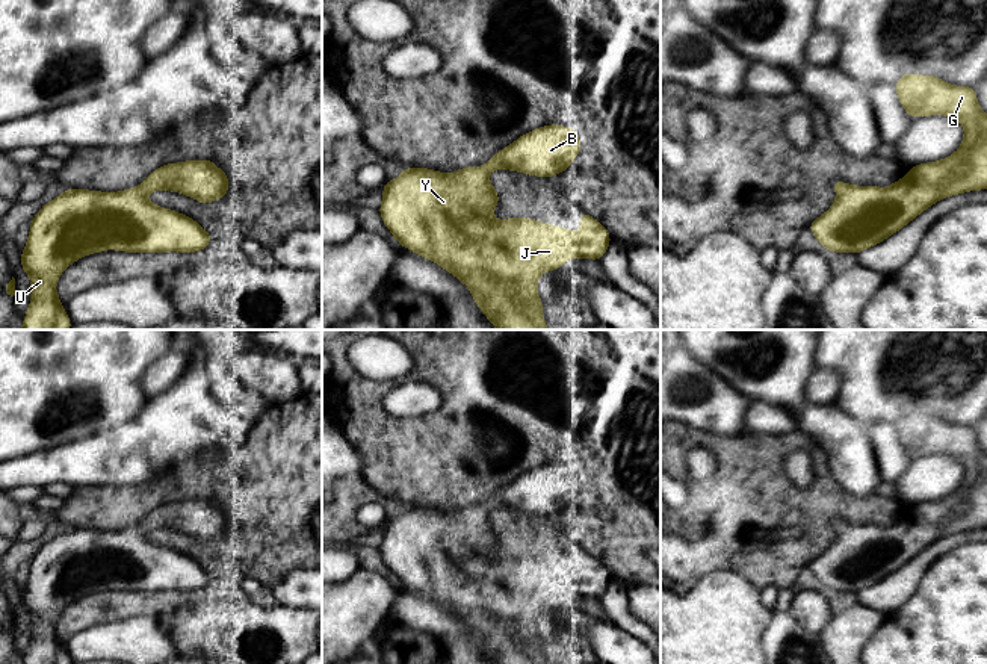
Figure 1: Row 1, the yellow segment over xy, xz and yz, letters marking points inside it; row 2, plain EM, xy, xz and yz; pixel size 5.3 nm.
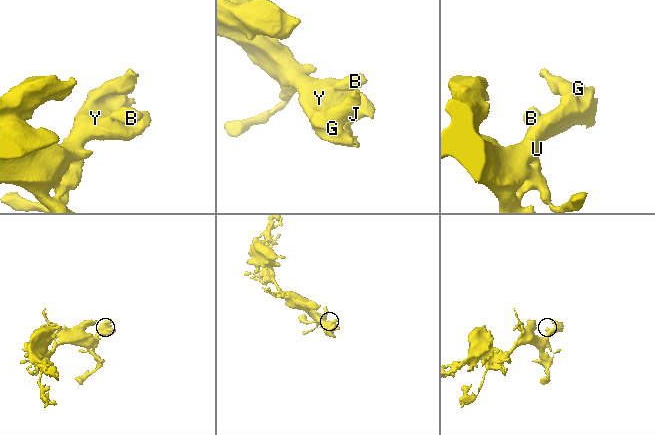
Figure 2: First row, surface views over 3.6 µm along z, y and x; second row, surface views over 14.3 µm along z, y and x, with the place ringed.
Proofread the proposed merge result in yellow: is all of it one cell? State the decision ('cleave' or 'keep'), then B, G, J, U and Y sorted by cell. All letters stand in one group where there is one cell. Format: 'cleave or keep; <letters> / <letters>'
keep; B G J U Y

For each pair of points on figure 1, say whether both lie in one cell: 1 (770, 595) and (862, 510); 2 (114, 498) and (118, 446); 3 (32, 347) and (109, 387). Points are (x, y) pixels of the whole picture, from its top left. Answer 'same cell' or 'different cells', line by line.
1: different cells
2: different cells
3: same cell

